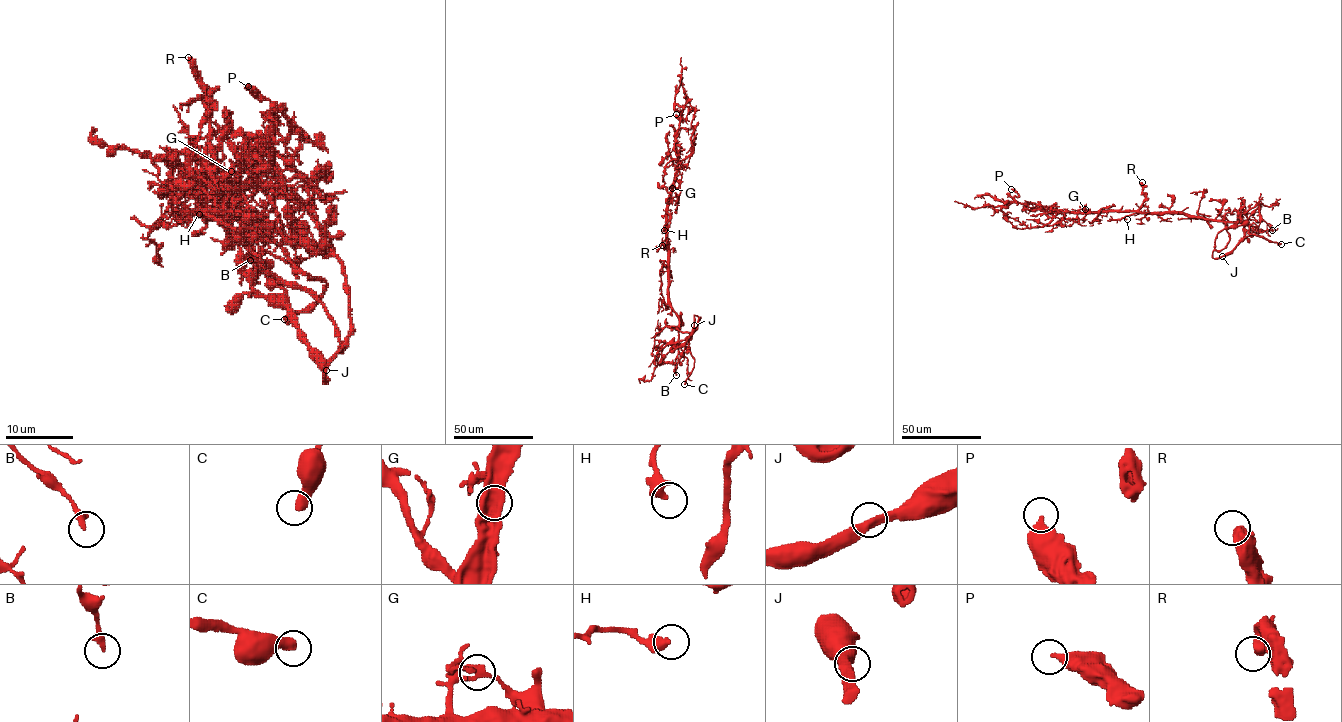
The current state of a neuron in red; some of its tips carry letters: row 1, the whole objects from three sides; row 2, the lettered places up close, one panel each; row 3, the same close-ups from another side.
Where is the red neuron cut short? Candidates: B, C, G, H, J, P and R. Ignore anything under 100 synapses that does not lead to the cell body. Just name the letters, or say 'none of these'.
C

